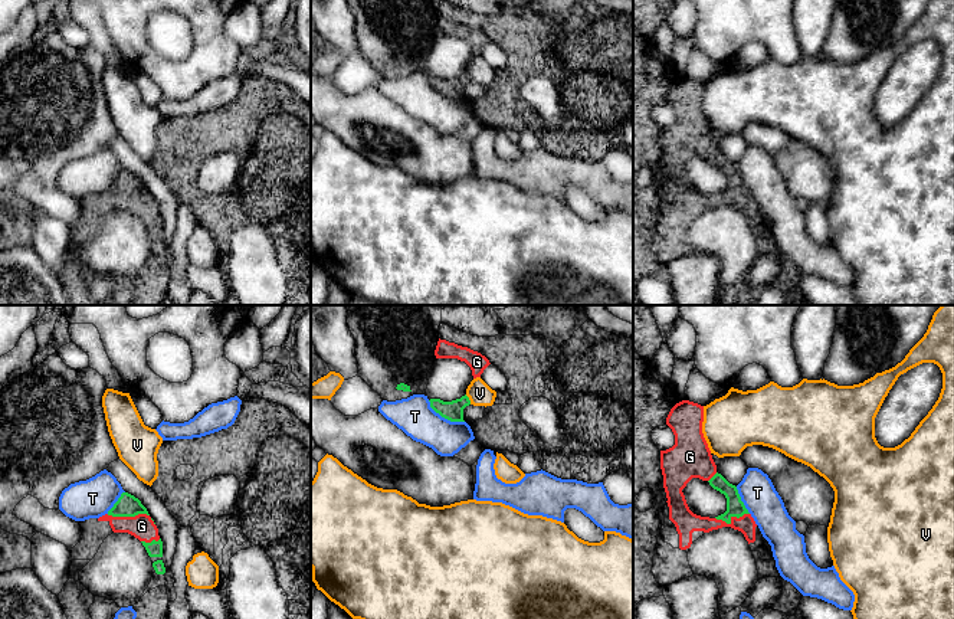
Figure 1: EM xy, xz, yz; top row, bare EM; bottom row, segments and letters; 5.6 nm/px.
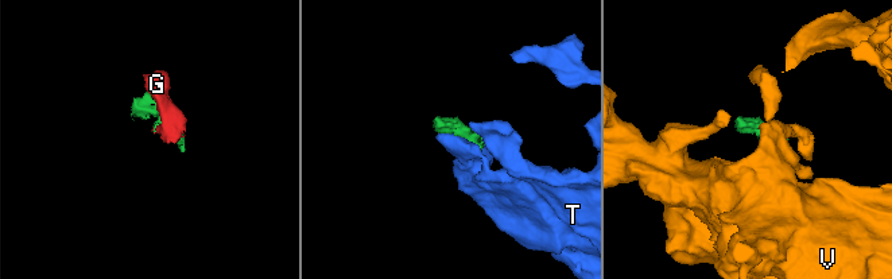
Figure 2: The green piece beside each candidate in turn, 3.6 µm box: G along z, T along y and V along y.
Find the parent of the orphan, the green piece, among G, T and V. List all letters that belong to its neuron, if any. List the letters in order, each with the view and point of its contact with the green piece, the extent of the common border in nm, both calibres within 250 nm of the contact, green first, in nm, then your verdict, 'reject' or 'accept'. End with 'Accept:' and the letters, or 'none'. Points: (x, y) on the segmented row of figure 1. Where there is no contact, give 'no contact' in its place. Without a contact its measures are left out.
G: meets green in xy at (128, 516); contact 240 nm long; 130 nm thick on the green side, 140 nm on the other; accept
T: meets green in xz at (445, 418); contact 240 nm long; 110 nm thick on the green side, 200 nm on the other; reject
V: meets green in xz at (468, 399); contact 70 nm long; 110 nm thick on the green side, 140 nm on the other; reject
Accept: G

